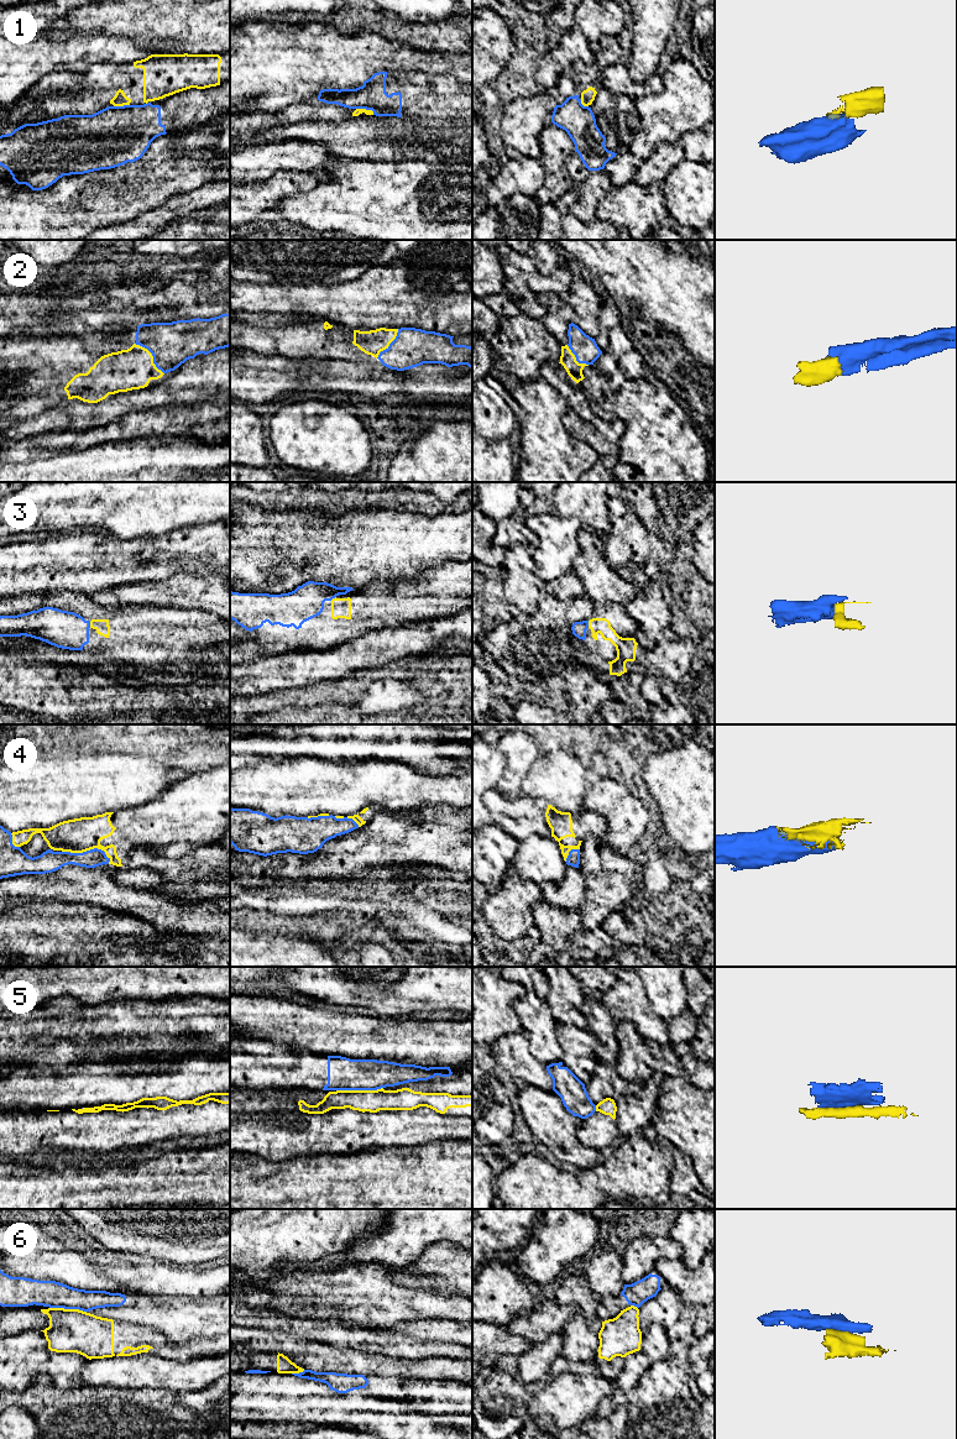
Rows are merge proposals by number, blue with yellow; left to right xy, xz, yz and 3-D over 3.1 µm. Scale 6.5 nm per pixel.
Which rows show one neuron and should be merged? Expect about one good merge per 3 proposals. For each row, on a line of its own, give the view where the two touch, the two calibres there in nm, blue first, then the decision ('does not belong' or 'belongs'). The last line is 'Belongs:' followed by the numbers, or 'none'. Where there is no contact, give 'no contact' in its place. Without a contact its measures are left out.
1: meets blue in xz; 180 nm thick on the blue side, 50 nm on the other; does not belong
2: meets blue in xy; 280 nm thick on the blue side, 260 nm on the other; belongs
3: meets blue in xy; 240 nm thick on the blue side, 90 nm on the other; belongs
4: meets blue in xy; 130 nm thick on the blue side, 220 nm on the other; belongs
5: meets blue in xz; 200 nm thick on the blue side, 140 nm on the other; does not belong
6: meets blue in xy; 180 nm thick on the blue side, 280 nm on the other; does not belong
Belongs: 2, 3, 4

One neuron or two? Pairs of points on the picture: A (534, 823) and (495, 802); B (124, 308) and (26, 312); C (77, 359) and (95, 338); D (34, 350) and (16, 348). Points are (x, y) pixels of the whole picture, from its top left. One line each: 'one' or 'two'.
A: one
B: one
C: two
D: one

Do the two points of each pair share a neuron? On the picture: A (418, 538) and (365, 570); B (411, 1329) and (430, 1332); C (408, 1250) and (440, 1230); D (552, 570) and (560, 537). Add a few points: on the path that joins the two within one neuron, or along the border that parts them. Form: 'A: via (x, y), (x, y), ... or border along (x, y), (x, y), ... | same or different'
A: via (404, 544), (378, 556) | same
B: via (416, 1329), (425, 1329) | same
C: via (416, 1243), (428, 1230), (433, 1230) | same
D: via (552, 561), (559, 545) | same

